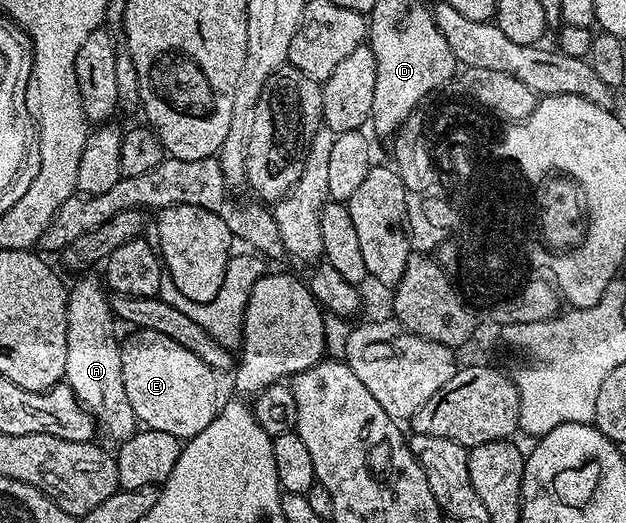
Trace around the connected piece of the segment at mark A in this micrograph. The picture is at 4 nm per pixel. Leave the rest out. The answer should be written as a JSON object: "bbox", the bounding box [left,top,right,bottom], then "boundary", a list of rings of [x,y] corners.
{"bbox":[64,273,139,441],"boundary":[[[85,273],[80,276],[77,284],[68,288],[67,301],[67,363],[65,365],[64,382],[75,393],[78,403],[91,416],[94,424],[109,439],[124,441],[130,439],[138,430],[139,424],[135,413],[131,413],[131,401],[127,401],[127,389],[123,389],[123,369],[121,368],[121,349],[119,339],[113,336],[115,316],[109,309],[109,300],[102,280]]]}

